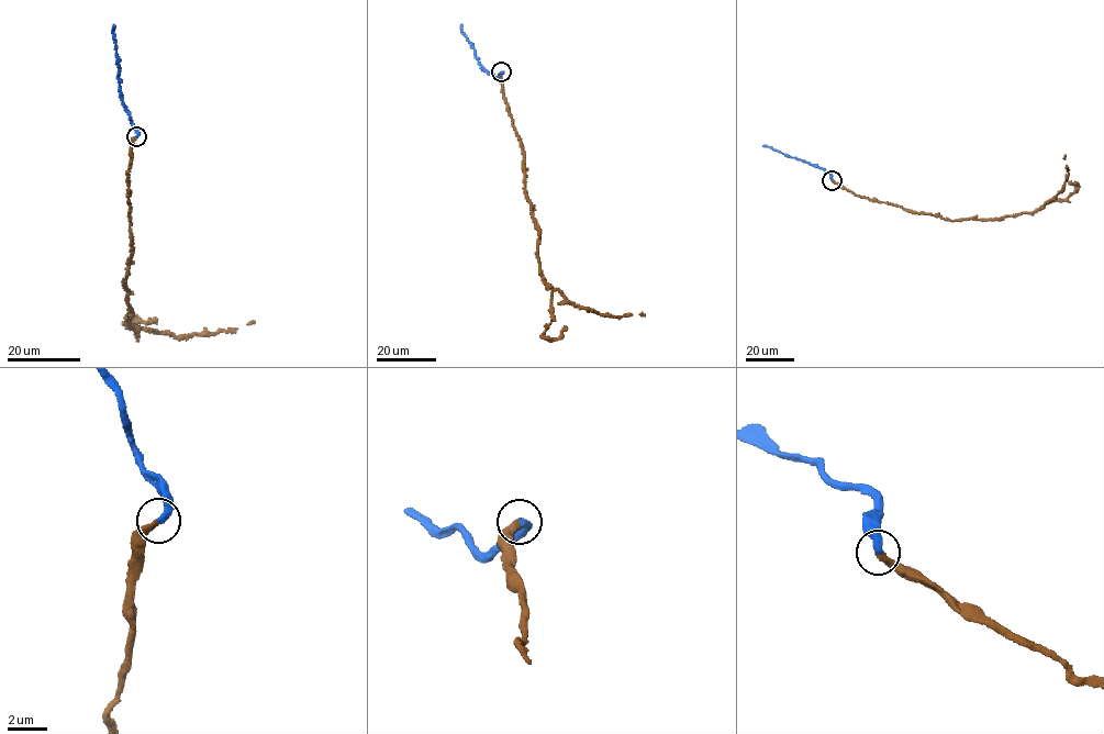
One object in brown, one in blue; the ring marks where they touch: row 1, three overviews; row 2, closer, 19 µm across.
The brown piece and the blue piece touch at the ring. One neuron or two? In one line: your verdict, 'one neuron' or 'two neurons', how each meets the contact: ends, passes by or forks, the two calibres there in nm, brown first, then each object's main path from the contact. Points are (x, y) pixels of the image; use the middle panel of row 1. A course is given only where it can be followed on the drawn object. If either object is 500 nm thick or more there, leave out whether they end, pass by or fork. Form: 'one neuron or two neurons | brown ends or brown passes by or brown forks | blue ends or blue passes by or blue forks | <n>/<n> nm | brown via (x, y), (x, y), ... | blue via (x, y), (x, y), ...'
one neuron | brown ends | blue ends | 280/360 nm | brown via (501, 71), (506, 110), (522, 147), (525, 198), (538, 231), (539, 274), (570, 301), (601, 314), (644, 315) | blue via (501, 71), (497, 77), (484, 69), (460, 25)

